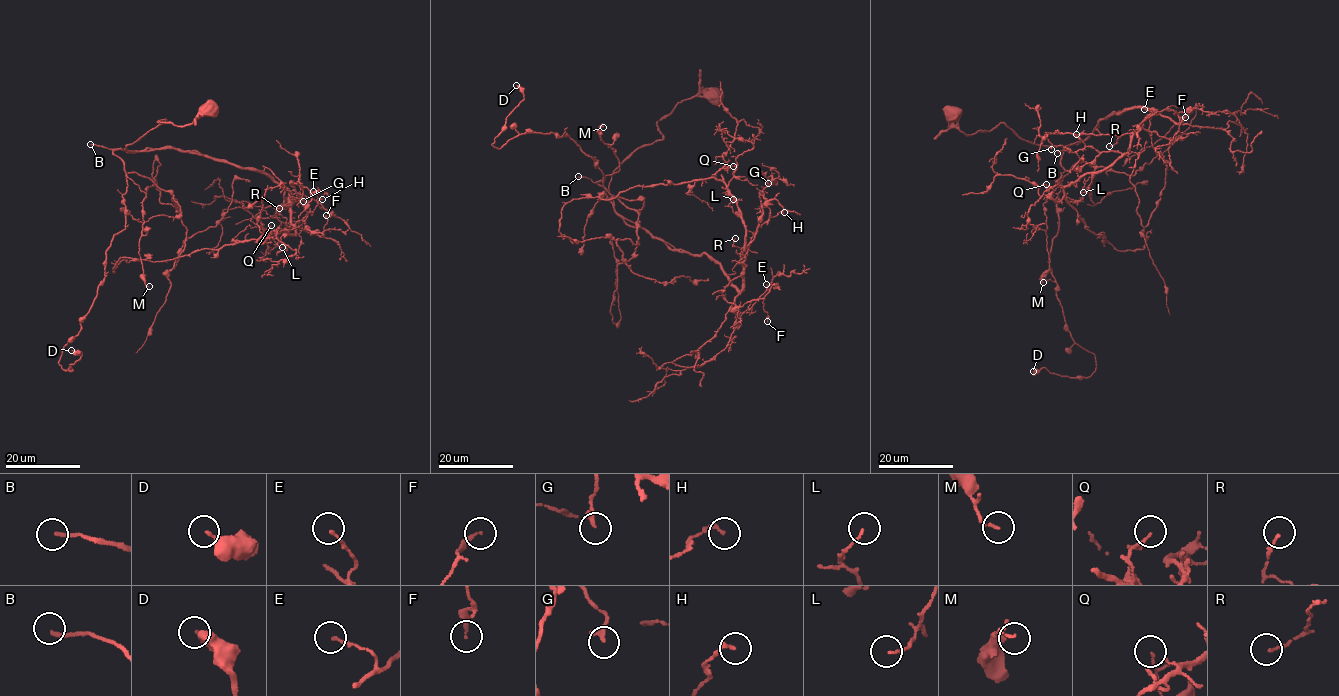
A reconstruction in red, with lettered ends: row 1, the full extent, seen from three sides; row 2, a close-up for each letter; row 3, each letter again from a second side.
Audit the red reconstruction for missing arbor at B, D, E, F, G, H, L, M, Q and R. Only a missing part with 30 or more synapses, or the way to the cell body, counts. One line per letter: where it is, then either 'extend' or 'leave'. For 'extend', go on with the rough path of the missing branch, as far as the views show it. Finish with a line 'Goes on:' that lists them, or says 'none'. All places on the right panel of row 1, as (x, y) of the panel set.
B: at (1057, 153); extend; missing branch runs (1057, 153), (1182, 190), (1212, 144), (1179, 77), (1181, 93), (1223, 81), (1228, 99)
D: at (1033, 371); leave
E: at (1144, 109); leave
F: at (1185, 117); leave
G: at (1051, 149); leave
H: at (1076, 134); leave
L: at (1083, 192); leave
M: at (1043, 282); leave
Q: at (1046, 184); leave
R: at (1109, 146); leave
Goes on: B

